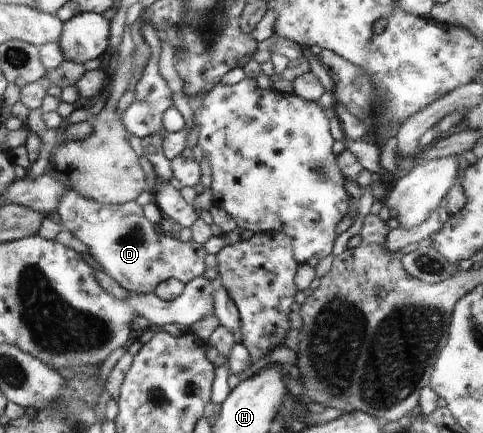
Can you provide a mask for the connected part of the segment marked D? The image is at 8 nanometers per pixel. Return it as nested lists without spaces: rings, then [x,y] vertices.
[[[68,189],[56,214],[63,228],[87,246],[88,254],[98,262],[101,270],[130,293],[153,293],[158,284],[168,279],[186,285],[204,274],[207,256],[204,246],[193,240],[184,242],[169,234],[157,233],[136,200],[107,204]]]

